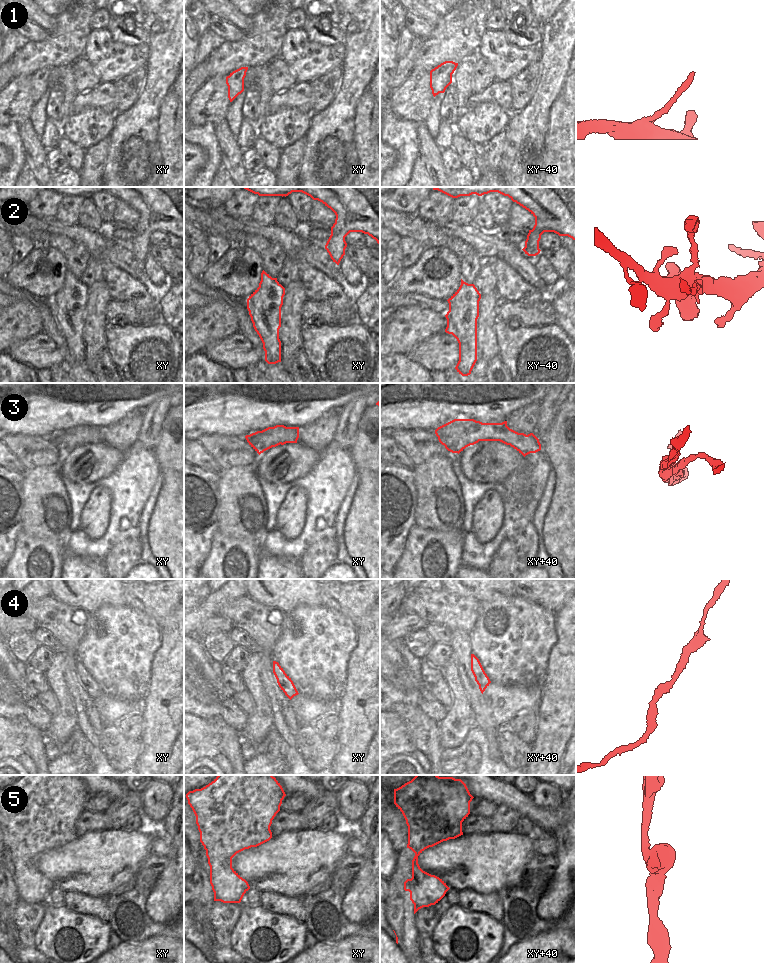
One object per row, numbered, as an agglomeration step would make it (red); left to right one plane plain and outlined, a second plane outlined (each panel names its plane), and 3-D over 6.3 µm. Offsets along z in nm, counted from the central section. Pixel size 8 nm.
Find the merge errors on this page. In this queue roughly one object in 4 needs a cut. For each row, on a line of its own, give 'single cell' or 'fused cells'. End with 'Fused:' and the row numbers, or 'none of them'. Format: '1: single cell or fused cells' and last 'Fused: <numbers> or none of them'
1: fused cells
2: single cell
3: fused cells
4: single cell
5: single cell
Fused: 1, 3

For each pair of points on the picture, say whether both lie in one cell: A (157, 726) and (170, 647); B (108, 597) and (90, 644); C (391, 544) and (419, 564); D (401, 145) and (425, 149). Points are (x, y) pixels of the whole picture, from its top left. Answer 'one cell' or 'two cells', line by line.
A: one cell
B: two cells
C: two cells
D: two cells

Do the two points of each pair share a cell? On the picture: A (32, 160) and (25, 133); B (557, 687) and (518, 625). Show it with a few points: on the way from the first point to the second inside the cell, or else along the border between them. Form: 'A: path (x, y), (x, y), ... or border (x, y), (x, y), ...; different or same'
A: path (33, 153), (33, 146), (30, 140); same
B: border (552, 647), (541, 686); different

